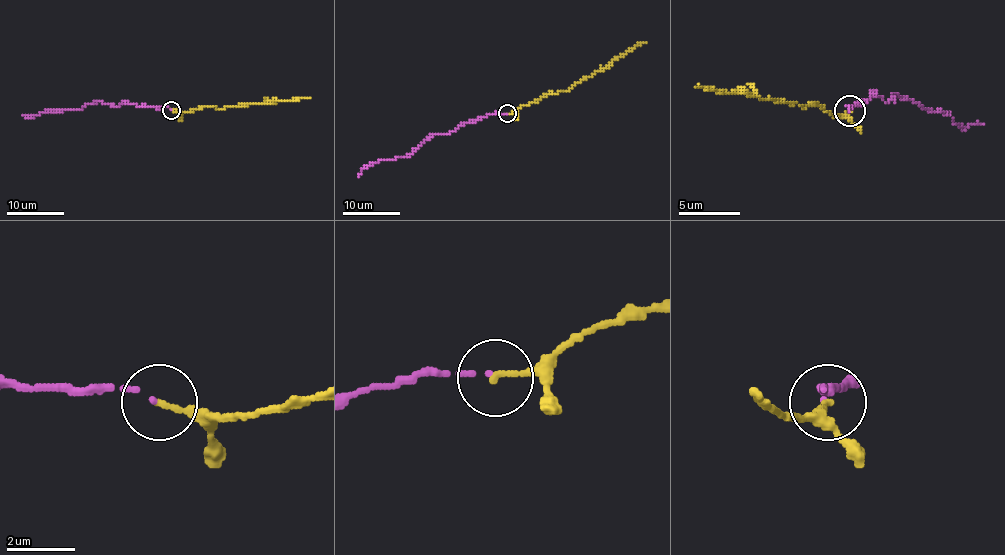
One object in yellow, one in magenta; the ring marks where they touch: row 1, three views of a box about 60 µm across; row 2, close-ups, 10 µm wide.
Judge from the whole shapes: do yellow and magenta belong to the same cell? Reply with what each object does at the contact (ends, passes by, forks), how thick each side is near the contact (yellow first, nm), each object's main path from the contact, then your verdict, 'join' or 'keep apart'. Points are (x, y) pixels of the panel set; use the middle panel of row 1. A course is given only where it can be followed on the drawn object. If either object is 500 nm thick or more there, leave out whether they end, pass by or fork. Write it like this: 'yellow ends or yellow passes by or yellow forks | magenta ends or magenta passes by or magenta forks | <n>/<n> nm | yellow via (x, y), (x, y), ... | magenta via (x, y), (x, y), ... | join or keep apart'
yellow ends | magenta ends | 180/110 nm | yellow via (507, 113), (514, 113), (550, 93), (568, 90), (601, 72), (637, 45), (647, 42) | magenta via (507, 113), (491, 113), (460, 125), (446, 135), (430, 135), (409, 154), (367, 164), (359, 176) | join

